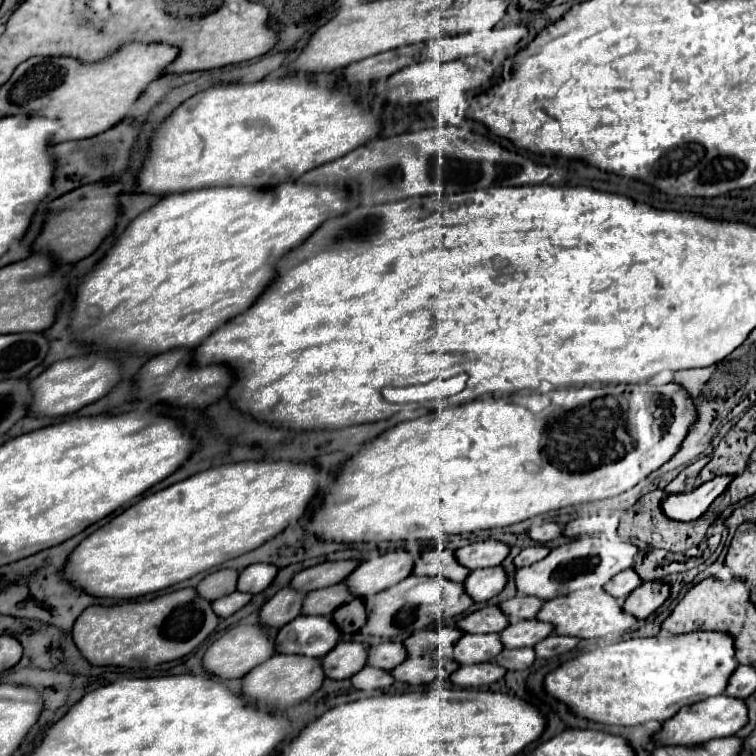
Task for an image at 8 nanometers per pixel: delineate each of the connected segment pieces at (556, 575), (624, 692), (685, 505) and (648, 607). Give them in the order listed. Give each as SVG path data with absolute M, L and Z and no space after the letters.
M595 536L575 538L575 540L571 540L571 544L553 548L543 560L539 560L527 568L519 568L515 572L517 594L537 596L541 600L553 600L557 596L565 596L573 590L603 586L621 570L631 568L635 554L637 554L637 548L623 540L607 540L607 538L595 538Z
M691 632L681 636L659 636L659 638L635 638L603 648L595 648L591 652L579 654L573 660L563 662L553 672L549 672L543 680L543 690L555 700L563 702L571 714L613 726L635 726L649 720L665 722L679 708L691 706L711 696L719 696L725 692L727 680L737 668L733 638L723 632Z
M723 474L723 476L717 476L709 482L705 482L703 486L699 486L691 492L671 494L663 500L661 508L673 520L683 520L683 522L697 520L729 488L729 482L733 482L733 478L735 476L731 476L731 474Z
M645 582L633 594L629 594L623 602L625 614L633 614L637 620L647 618L651 612L655 612L669 596L669 586L663 582Z

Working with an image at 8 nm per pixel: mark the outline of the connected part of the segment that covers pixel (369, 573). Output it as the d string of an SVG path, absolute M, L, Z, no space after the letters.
M393 550L371 560L365 560L345 578L345 586L353 590L355 598L373 596L407 578L413 570L415 556L407 550Z

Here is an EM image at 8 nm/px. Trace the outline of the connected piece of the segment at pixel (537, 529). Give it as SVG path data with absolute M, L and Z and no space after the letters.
M543 522L541 526L533 524L529 530L527 530L527 536L539 544L545 544L549 540L555 540L561 536L561 526L555 524L555 522Z

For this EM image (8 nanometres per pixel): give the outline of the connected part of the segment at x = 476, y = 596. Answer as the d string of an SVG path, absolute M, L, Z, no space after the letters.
M501 566L497 568L483 568L469 572L469 578L465 578L463 586L471 594L473 602L487 602L489 598L497 596L507 582L507 576Z

